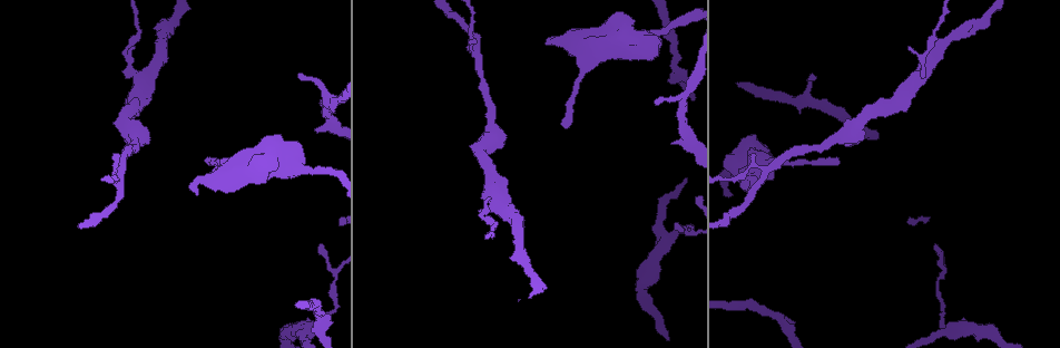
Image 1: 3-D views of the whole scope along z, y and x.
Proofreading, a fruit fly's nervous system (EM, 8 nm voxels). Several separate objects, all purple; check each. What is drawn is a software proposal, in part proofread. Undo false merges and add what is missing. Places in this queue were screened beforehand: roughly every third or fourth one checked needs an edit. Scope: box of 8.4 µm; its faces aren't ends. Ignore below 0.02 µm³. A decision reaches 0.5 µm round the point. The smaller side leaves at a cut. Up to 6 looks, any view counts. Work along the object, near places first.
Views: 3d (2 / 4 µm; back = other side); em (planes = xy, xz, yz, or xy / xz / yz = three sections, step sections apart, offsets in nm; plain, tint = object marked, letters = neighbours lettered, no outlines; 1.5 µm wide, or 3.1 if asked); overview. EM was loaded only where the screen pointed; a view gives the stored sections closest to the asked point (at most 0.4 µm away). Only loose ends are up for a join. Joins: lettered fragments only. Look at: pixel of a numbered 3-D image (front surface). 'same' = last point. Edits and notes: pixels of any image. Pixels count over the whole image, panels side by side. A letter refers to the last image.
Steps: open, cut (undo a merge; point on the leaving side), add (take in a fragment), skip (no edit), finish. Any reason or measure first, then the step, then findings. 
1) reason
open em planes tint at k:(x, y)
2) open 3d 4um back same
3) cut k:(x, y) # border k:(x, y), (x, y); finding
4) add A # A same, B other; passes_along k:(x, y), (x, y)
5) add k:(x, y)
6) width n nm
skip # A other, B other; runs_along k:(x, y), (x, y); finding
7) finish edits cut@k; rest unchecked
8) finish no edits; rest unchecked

thick end
open em xz step 8 tint at 1:(196, 195)

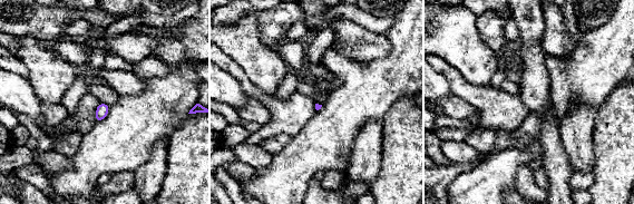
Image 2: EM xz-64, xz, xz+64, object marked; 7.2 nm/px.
open em planes letters same

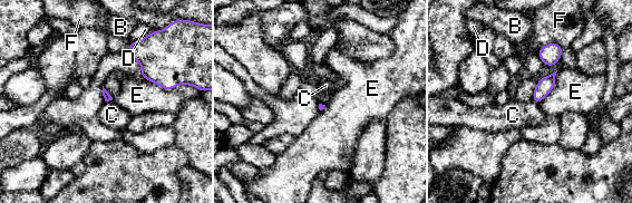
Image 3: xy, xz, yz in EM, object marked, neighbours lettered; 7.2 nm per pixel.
skip # B other, C other, D other, E other, F other; none of them fits

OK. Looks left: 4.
thin end
open em planes letters at 1:(299, 76)

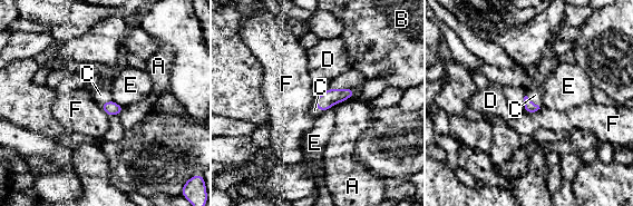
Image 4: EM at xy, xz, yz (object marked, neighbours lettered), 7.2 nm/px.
add C # A other, B other, C same, D other, E other, F other; passes_along 4:(529, 107), (533, 102), (535, 95); it goes on there

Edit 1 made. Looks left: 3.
branch point
open 3d 4um at 1:(500, 209)

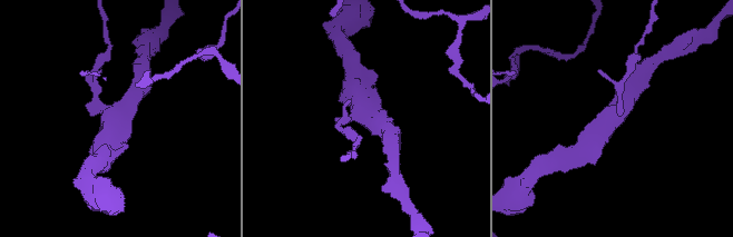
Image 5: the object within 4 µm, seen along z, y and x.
arms 3; now the EM
open em planes tint at 5:(116, 116)

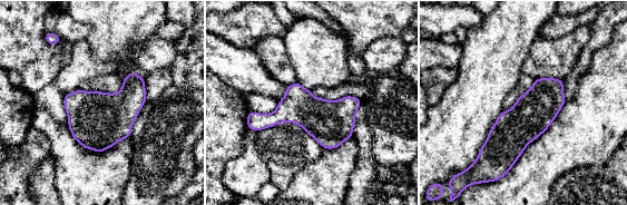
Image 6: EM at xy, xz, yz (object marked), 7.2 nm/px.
what lies round it
open em planes letters same

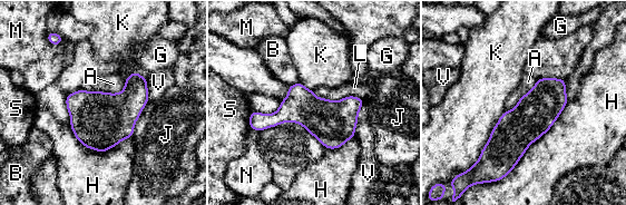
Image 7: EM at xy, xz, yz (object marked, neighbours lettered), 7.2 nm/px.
longest_contact H 800 nm
skip # A other, B other, G other, H other, J other, K other, L other, M other, N other, S other, V other; runs_along 7:(563, 81), (488, 167); continuous, no second neuron

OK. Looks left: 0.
finish edits add@4; rest unchecked

